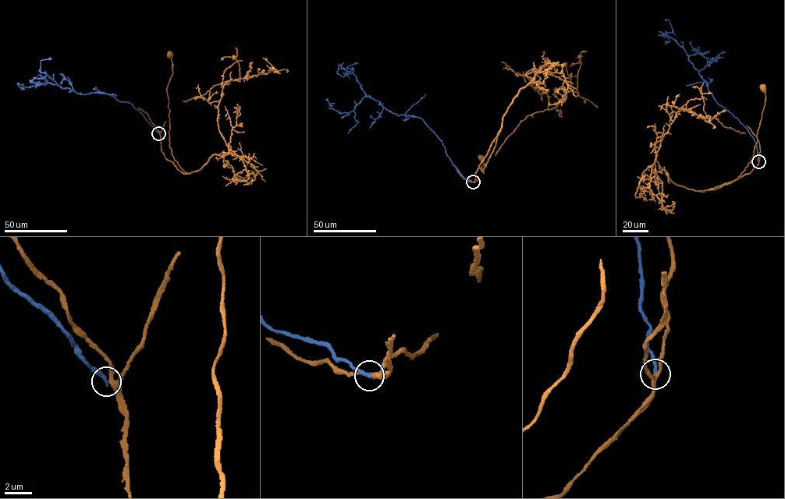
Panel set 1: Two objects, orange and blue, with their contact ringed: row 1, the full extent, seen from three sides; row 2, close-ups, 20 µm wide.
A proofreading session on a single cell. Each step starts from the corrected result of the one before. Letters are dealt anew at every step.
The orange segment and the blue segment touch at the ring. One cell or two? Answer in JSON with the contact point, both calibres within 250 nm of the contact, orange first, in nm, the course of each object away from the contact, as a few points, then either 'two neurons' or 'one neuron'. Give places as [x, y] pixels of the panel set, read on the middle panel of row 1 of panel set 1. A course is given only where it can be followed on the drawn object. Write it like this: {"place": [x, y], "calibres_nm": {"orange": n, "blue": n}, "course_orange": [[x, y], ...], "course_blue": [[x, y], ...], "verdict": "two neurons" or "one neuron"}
{"place": [473, 182], "calibres_nm": {"orange": 240, "blue": 280}, "course_orange": [[473, 182], [481, 162], [499, 132], [484, 173], [479, 168], [484, 165], [479, 158]], "course_blue": [[473, 182], [461, 176], [422, 119], [393, 114], [367, 96], [353, 69], [347, 74], [347, 67], [357, 63]], "verdict": "two neurons"}

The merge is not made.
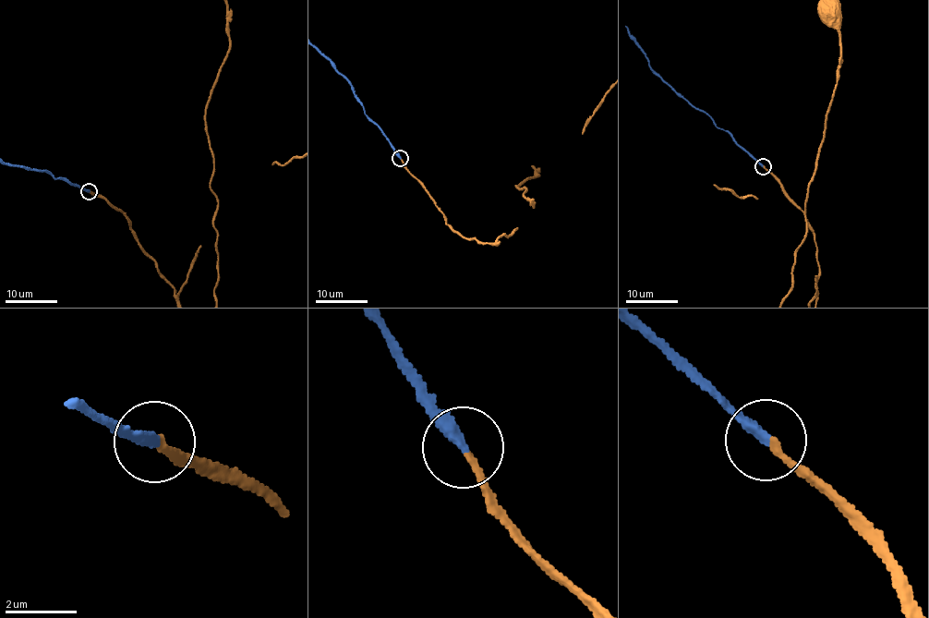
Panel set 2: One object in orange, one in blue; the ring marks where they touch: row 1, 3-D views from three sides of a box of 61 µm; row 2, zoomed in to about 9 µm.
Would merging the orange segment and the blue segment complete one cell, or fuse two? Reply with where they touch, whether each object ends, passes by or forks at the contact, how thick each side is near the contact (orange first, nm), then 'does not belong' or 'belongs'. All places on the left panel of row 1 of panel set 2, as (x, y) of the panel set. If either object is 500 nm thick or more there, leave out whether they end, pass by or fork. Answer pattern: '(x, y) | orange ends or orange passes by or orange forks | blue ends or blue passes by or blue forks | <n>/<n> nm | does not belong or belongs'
(89, 191) | orange ends | blue ends | 190/320 nm | belongs

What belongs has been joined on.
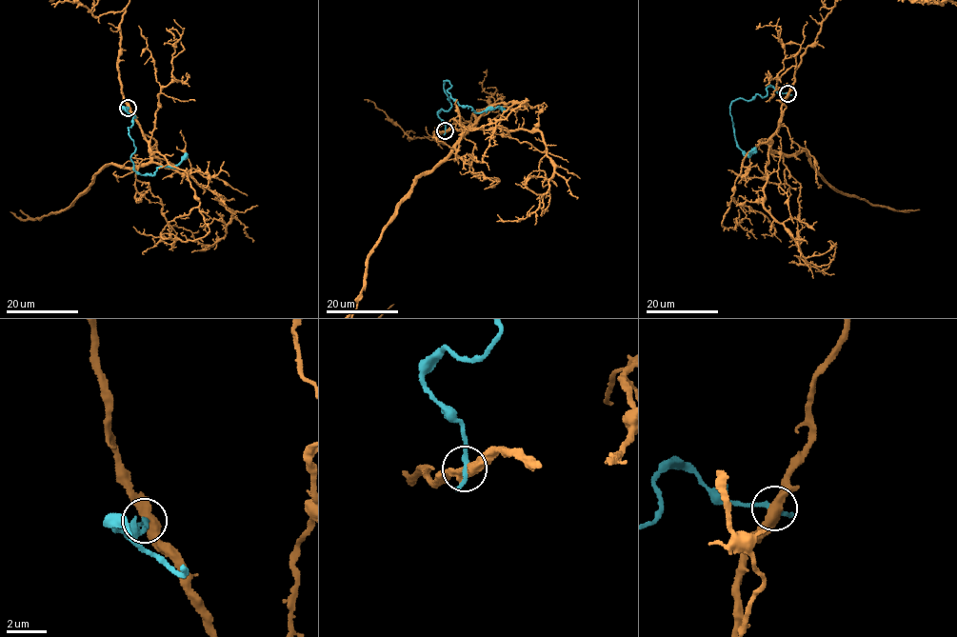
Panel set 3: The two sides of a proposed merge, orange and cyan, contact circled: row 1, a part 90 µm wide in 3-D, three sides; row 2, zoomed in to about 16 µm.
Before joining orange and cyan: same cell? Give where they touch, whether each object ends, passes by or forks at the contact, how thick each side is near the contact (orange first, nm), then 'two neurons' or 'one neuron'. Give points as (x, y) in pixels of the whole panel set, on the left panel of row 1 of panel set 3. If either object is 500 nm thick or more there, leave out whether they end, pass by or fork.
(128, 108) | 500/320 nm | two neurons

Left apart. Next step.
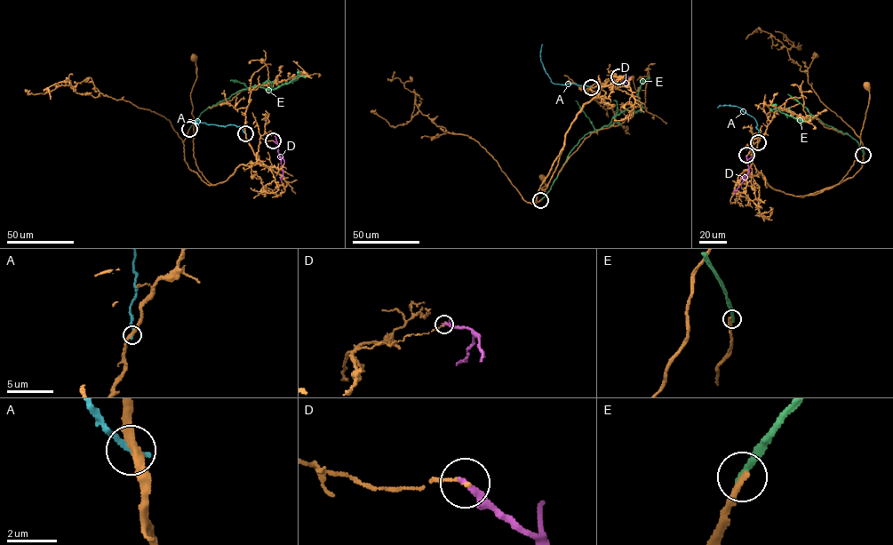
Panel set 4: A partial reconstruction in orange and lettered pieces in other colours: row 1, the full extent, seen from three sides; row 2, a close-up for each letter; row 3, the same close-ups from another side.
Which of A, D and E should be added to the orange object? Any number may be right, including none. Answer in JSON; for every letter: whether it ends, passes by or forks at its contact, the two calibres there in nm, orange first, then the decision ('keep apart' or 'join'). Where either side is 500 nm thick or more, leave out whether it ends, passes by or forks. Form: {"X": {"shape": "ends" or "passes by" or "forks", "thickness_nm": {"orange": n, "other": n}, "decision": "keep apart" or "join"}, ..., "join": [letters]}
{"A": {"shape": "ends", "thickness_nm": {"orange": 320, "other": 260}, "decision": "keep apart"}, "D": {"shape": "ends", "thickness_nm": {"orange": 150, "other": 240}, "decision": "keep apart"}, "E": {"shape": "ends", "thickness_nm": {"orange": 280, "other": 280}, "decision": "keep apart"}, "join": []}

